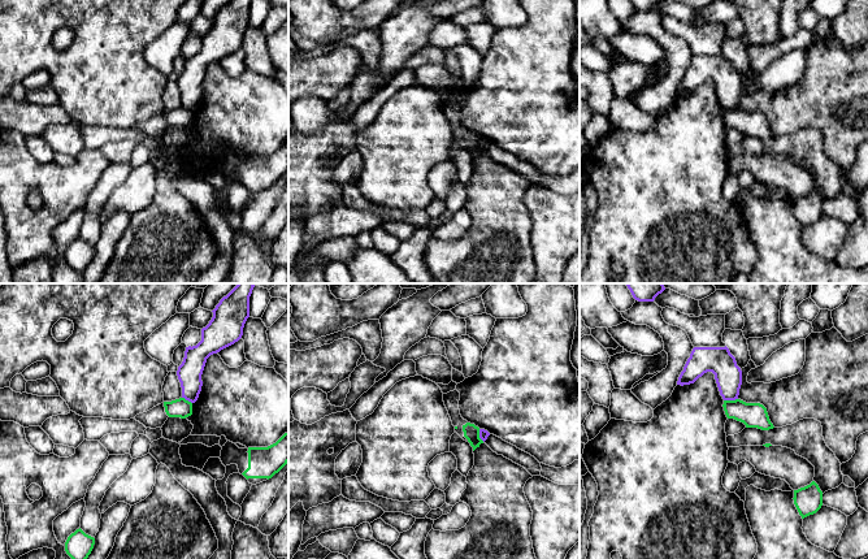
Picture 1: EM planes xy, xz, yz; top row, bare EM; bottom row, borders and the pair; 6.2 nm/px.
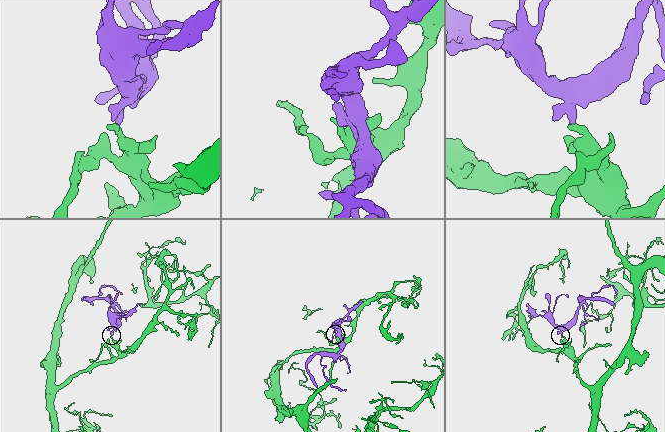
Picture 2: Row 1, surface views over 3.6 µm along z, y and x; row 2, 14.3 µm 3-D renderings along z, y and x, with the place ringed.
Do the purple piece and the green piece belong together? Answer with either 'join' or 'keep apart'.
keep apart

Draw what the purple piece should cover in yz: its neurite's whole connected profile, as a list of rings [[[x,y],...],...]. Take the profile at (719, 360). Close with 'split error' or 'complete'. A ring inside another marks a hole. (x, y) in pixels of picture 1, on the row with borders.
[[[694,347],[681,372],[677,385],[694,384],[704,373],[712,372],[724,400],[735,400],[742,385],[742,370],[735,358],[725,347]]]; complete

